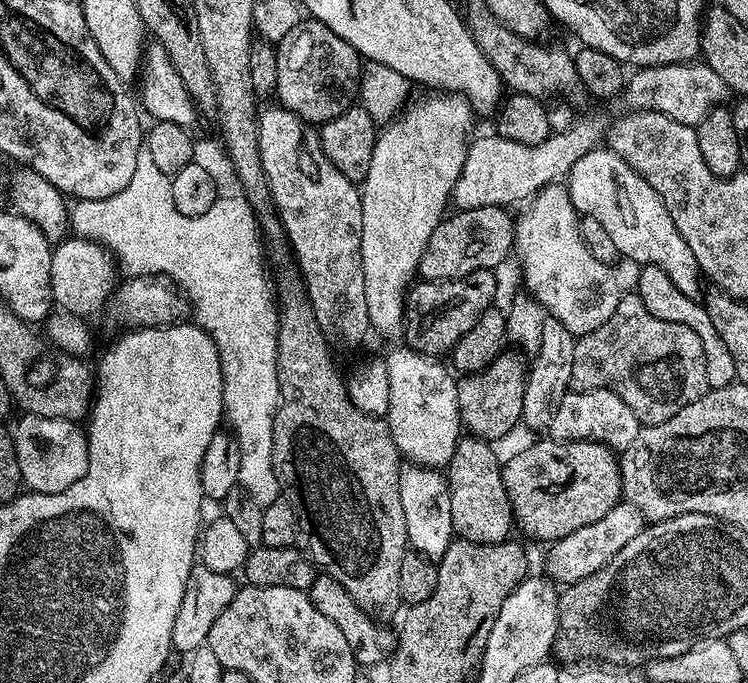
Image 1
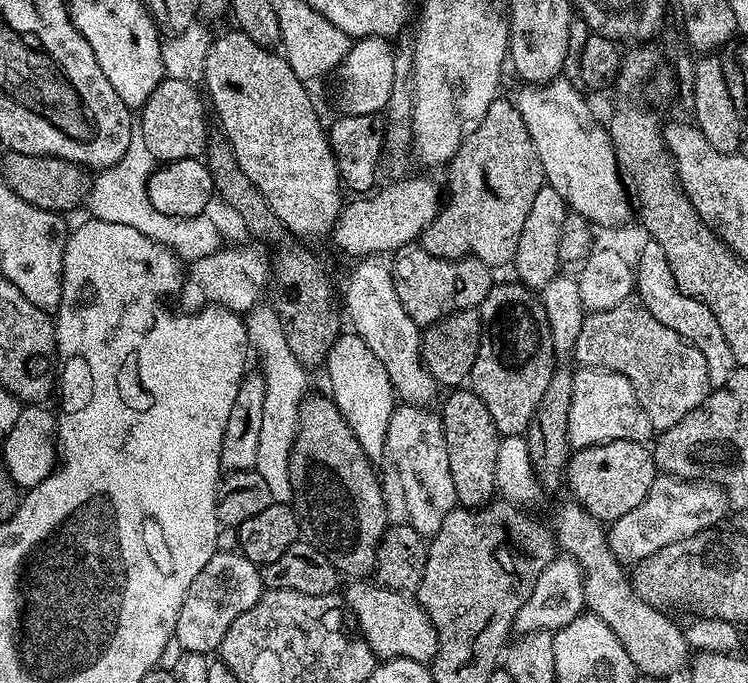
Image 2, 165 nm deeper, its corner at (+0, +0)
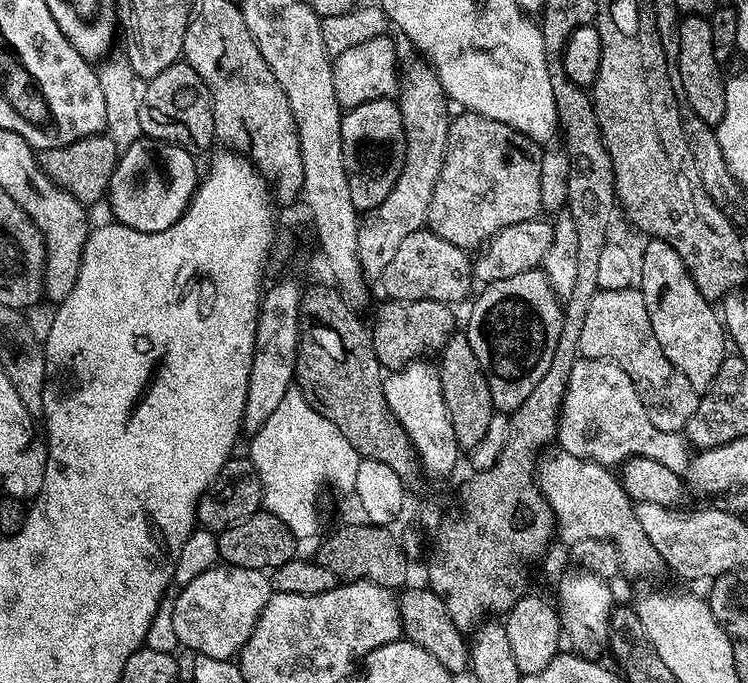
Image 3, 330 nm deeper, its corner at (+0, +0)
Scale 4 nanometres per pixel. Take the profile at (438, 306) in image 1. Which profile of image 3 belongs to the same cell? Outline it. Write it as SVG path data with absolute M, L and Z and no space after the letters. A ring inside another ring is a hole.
M427 227L419 228L394 250L394 258L390 258L390 266L386 266L382 277L383 295L389 300L441 300L451 305L452 300L462 299L474 284L472 265L465 249L446 242L446 238L438 238Z

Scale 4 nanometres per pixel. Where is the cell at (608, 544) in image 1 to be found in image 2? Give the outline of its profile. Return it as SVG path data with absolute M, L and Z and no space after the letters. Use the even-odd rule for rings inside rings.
M660 474L645 500L638 502L634 510L622 514L622 518L611 521L607 529L608 545L621 565L632 566L650 558L650 554L659 552L662 546L670 542L719 525L716 523L727 512L730 512L728 496L720 485L706 480L679 480L676 476Z

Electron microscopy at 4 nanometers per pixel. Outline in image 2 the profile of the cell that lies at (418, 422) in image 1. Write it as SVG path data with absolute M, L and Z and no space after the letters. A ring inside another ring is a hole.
M364 258L352 272L348 285L344 288L344 304L352 315L351 327L357 336L363 338L366 346L374 350L378 362L386 370L392 383L392 389L401 401L417 406L431 405L436 396L438 383L428 373L424 360L420 356L421 329L402 310L402 302L398 302L398 294L394 290L392 273L389 265L379 264L379 259Z

